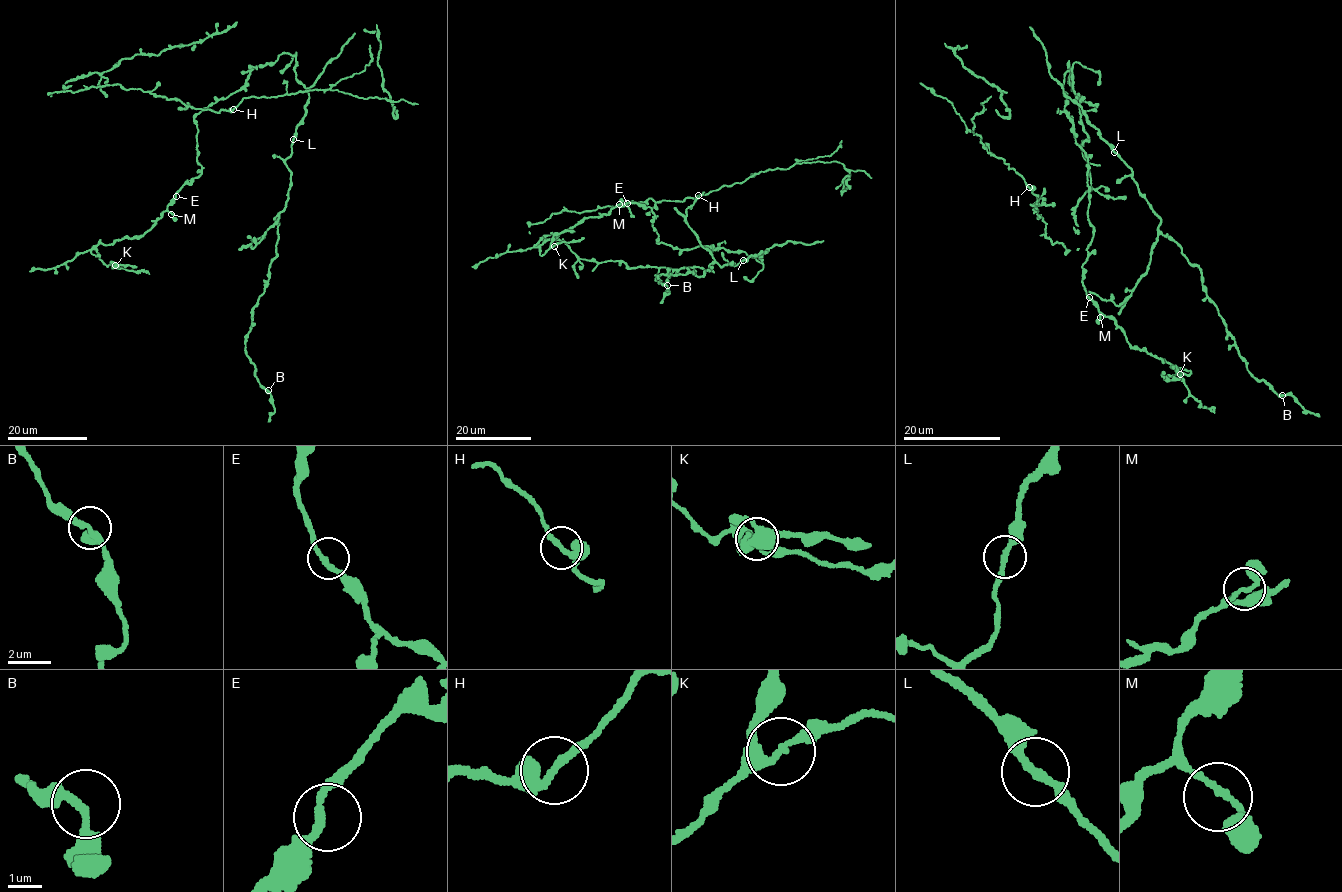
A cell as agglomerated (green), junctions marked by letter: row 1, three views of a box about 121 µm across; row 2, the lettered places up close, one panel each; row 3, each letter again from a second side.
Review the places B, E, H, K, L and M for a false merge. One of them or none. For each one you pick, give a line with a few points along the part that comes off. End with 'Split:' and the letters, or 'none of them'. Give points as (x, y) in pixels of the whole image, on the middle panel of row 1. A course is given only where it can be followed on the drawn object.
Split: none of them

